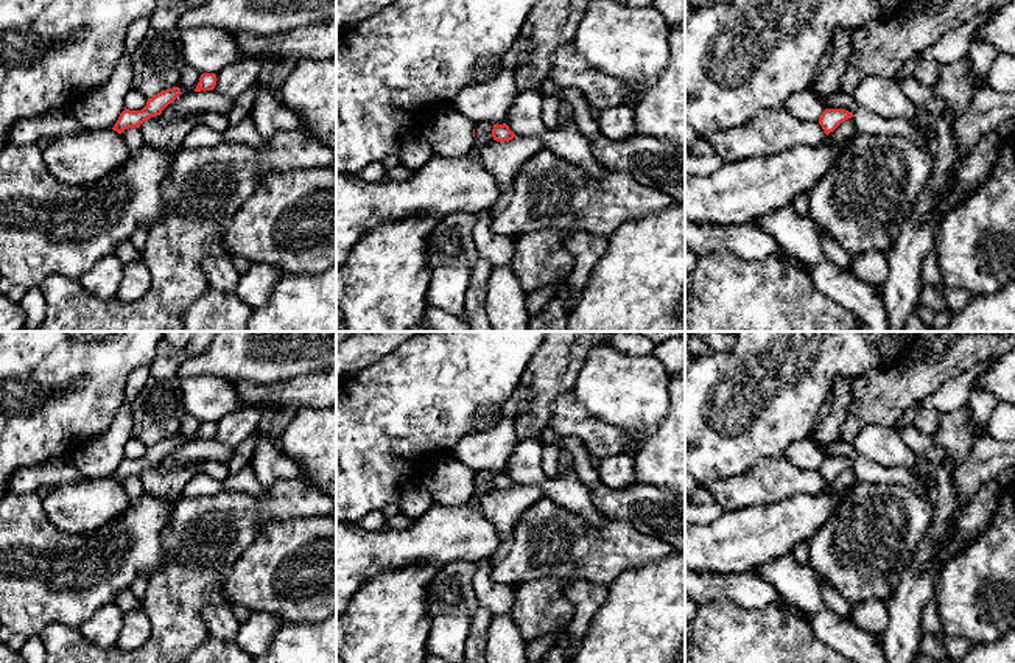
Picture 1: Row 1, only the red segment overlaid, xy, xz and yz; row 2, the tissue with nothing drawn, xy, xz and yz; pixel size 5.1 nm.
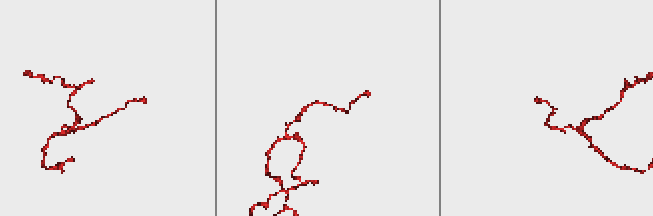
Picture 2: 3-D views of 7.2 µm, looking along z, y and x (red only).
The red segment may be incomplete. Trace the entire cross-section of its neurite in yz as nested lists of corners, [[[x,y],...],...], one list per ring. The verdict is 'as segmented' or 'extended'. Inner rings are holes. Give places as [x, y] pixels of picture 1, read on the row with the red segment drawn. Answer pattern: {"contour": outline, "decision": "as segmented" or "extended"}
{"contour": [[[825,109],[819,118],[819,125],[828,135],[833,132],[842,121],[855,117],[852,112],[845,109]]], "decision": "as segmented"}

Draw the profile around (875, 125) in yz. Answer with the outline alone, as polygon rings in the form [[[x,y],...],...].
[[[834,93],[819,98],[825,109],[845,109],[855,115],[855,123],[858,129],[866,129],[872,135],[887,135],[895,134],[904,137],[911,143],[922,146],[923,137],[917,129],[915,120],[906,118],[883,118],[876,114],[872,114],[866,109],[861,109],[852,95],[848,93]]]

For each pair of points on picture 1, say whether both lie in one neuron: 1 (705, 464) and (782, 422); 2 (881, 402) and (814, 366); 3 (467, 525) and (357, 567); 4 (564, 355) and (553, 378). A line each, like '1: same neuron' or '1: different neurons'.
1: same neuron
2: different neurons
3: same neuron
4: same neuron

